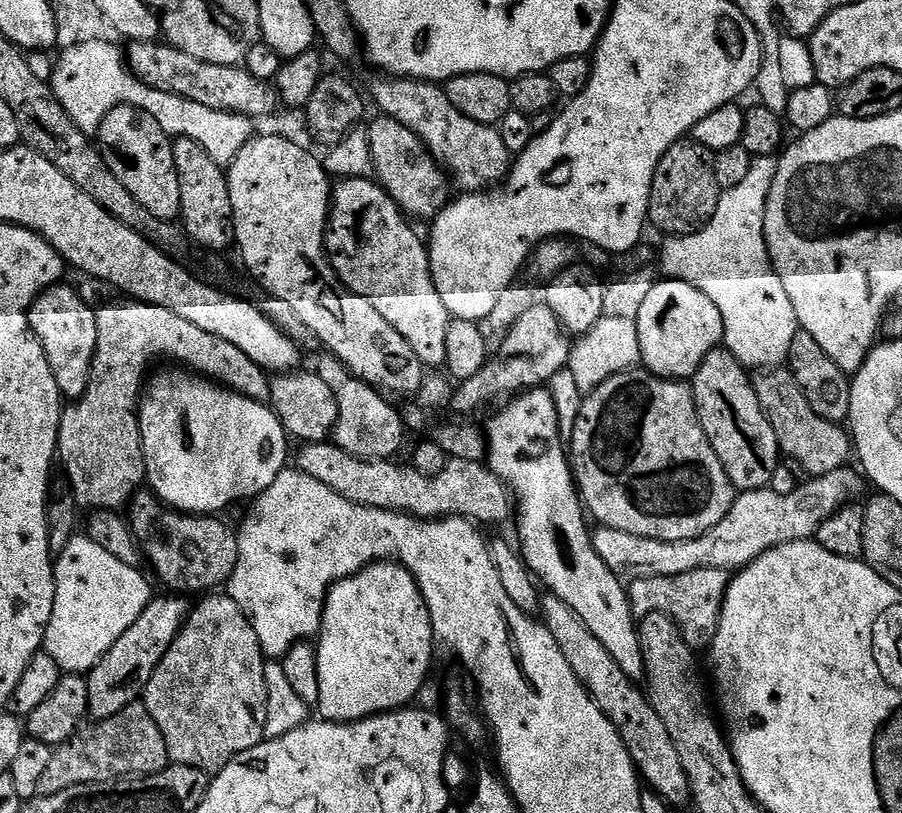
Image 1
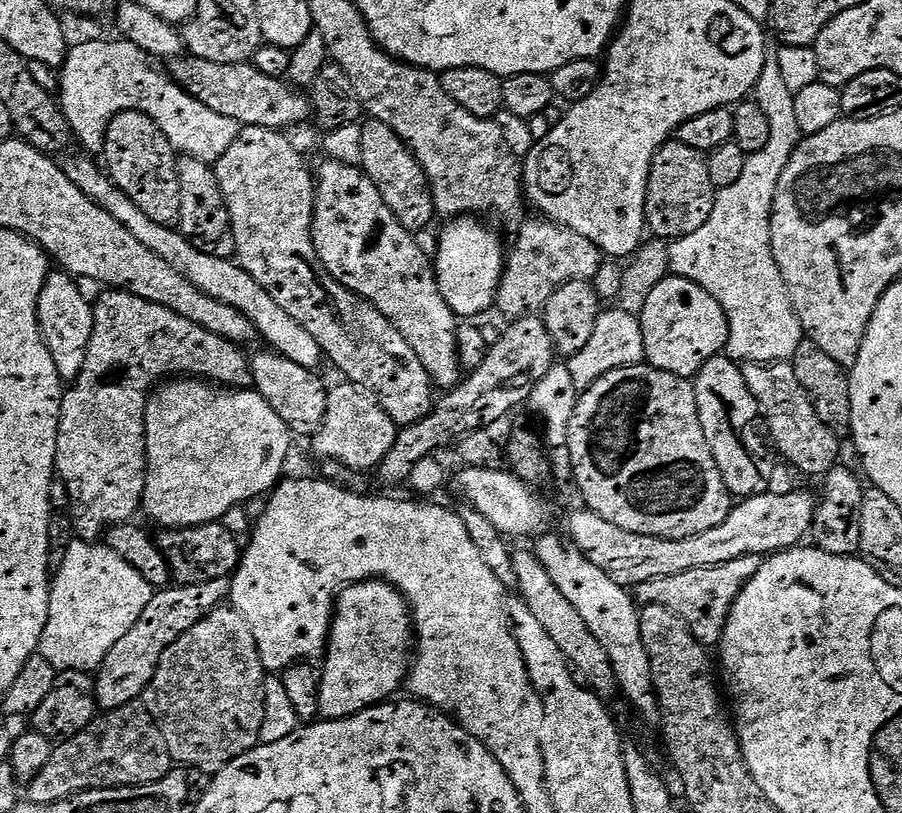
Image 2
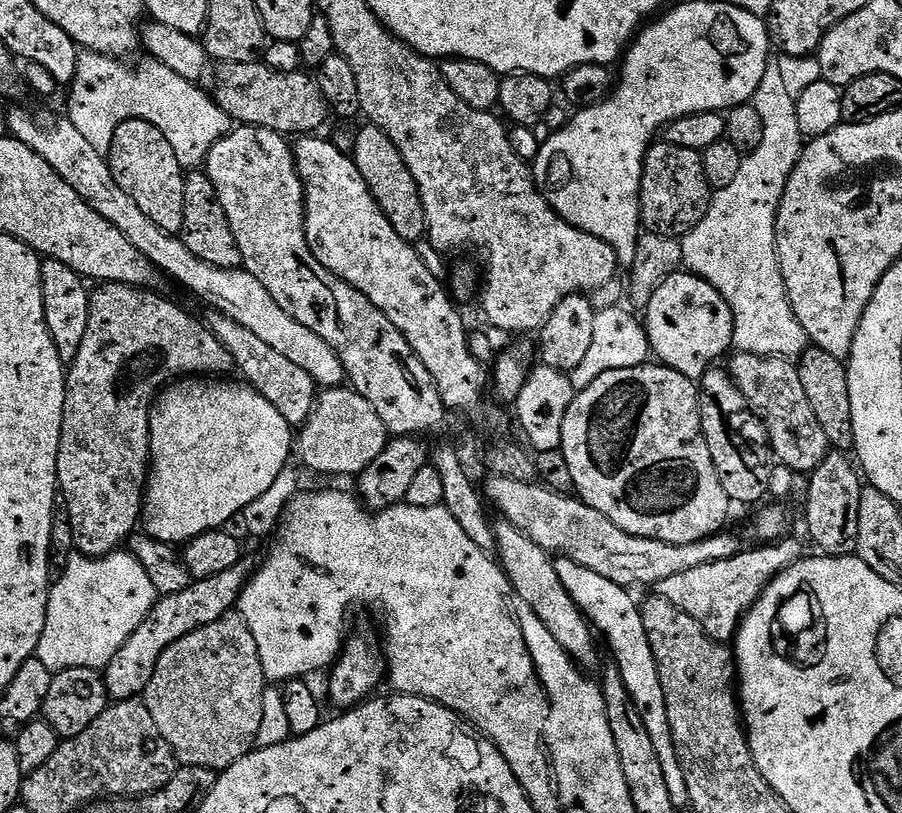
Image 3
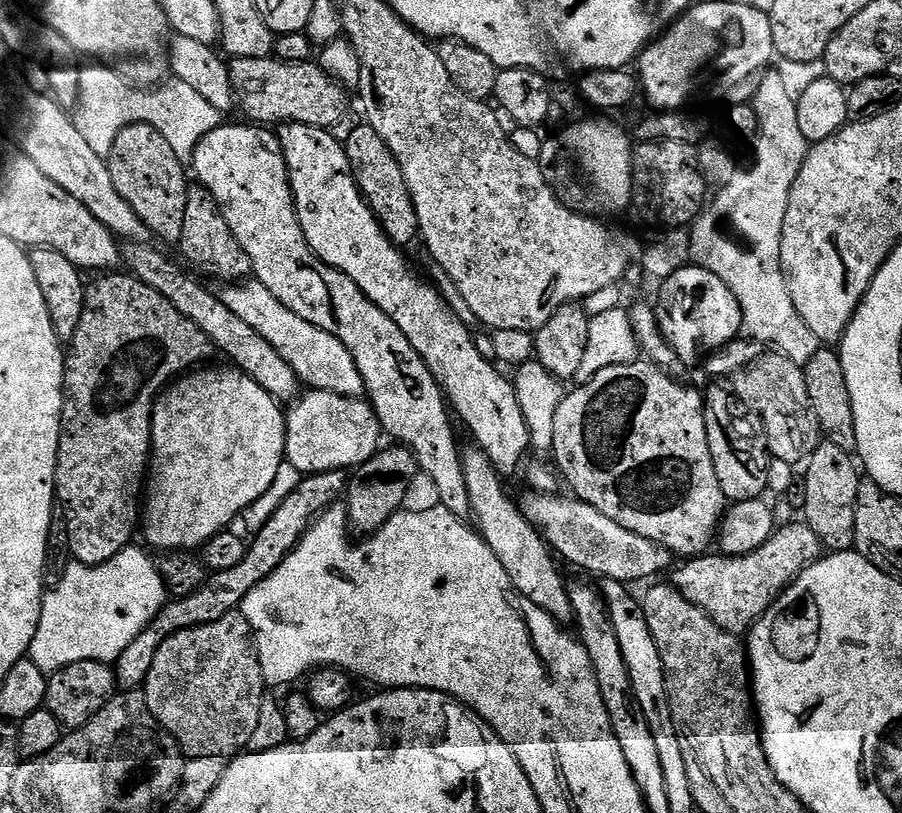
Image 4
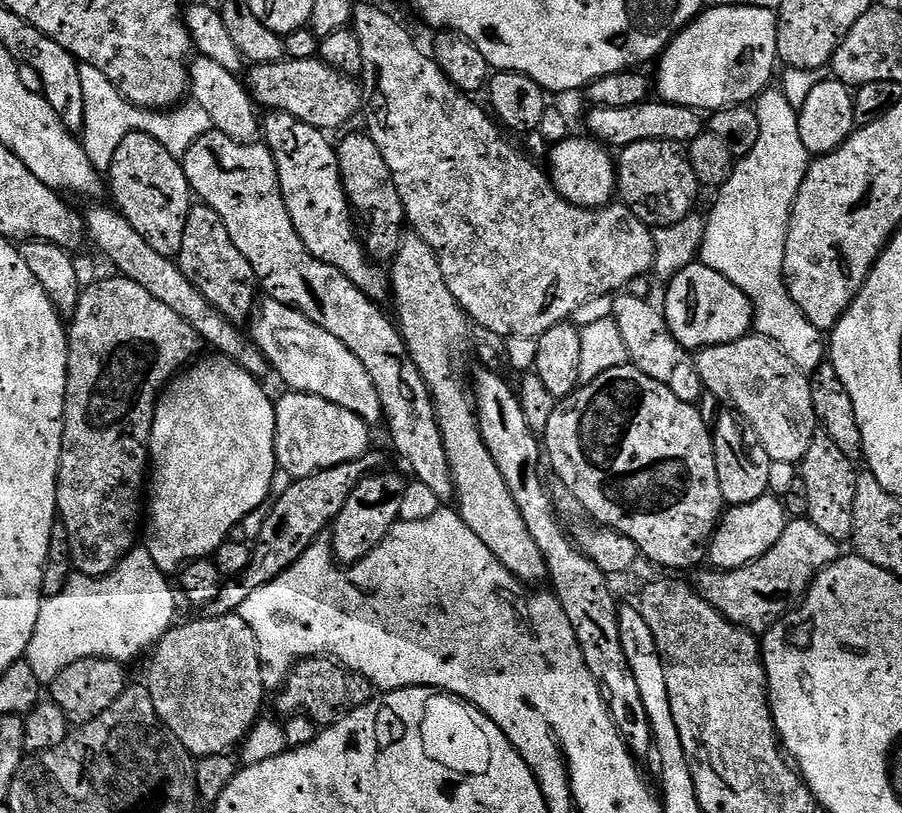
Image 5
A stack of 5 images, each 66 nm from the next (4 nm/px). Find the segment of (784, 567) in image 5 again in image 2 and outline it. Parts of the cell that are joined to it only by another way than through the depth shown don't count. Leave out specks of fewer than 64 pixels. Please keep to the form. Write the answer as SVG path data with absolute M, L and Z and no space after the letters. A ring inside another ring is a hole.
M761 557L734 558L722 566L706 566L702 570L686 570L686 574L670 574L670 578L654 578L650 582L635 585L634 599L637 605L661 604L673 608L690 625L698 642L705 646L719 645L730 618L730 610L740 591L758 574Z

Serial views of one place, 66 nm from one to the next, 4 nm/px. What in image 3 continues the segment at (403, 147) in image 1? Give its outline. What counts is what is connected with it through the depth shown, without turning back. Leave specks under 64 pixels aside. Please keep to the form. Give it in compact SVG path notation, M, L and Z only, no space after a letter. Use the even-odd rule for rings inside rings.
M365 123L365 128L360 133L355 133L352 141L351 158L366 178L366 186L370 186L370 194L374 194L374 202L390 218L390 226L402 234L406 242L416 244L425 239L428 227L426 226L426 210L422 206L422 198L418 194L418 186L394 142L377 124Z

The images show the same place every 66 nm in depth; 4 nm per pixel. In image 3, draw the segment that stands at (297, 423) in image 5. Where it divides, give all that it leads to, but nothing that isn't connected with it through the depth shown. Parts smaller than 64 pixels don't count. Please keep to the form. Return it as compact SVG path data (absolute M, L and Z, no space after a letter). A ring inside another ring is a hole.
M348 386L325 388L317 395L308 420L299 429L298 456L300 452L301 462L312 472L325 472L328 476L356 478L359 477L362 470L366 470L366 466L370 466L370 462L374 462L374 458L378 458L378 454L382 454L389 439L390 434L386 430L382 418L378 418L378 410L374 410L374 406L370 406L370 402L366 402L366 398L362 398L362 394L358 394Z

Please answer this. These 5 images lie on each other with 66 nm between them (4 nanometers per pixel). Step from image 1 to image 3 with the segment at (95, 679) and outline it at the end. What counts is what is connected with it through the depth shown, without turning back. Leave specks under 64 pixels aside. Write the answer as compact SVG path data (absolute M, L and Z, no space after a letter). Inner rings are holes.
M242 558L230 566L230 570L222 570L222 574L214 574L205 580L193 579L192 585L186 590L159 597L150 614L146 614L142 626L138 626L138 630L126 638L122 650L118 650L118 654L114 654L114 658L110 658L102 670L109 701L143 697L146 686L150 686L150 678L154 678L154 666L158 666L158 658L162 658L162 654L166 654L166 650L174 646L178 638L194 634L194 630L210 626L210 622L218 622L218 618L229 615L239 605L244 587L252 579L257 567L257 561Z

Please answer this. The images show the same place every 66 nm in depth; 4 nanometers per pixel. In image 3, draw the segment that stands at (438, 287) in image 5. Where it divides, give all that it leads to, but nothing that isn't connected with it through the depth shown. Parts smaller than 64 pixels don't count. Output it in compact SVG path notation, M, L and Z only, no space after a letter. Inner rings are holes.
M497 519L494 527L495 555L498 557L500 567L504 569L510 586L514 586L518 598L522 598L522 602L526 602L526 606L530 606L530 610L538 614L538 622L542 622L542 626L546 626L546 630L554 634L558 646L562 646L562 650L566 650L566 654L571 656L581 669L589 670L588 668L596 667L599 669L600 652L596 649L597 637L594 635L594 629L585 618L584 611L574 602L574 598L570 598L566 586L562 586L562 578L558 578L556 560L546 549L538 546L538 542L526 538L526 534L522 534L522 530L515 528L509 520Z

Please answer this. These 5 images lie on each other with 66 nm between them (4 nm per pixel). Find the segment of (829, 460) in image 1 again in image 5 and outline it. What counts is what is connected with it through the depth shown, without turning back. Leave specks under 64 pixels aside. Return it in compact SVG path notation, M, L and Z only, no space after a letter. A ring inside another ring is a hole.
M749 334L747 336L743 336L741 340L735 340L734 342L726 342L725 344L715 344L714 346L710 346L709 348L701 348L699 349L699 351L695 353L695 358L696 358L696 365L698 366L698 374L702 378L702 382L704 383L705 389L707 389L709 393L713 392L713 394L716 395L717 398L720 399L722 403L724 403L724 406L727 406L729 409L735 410L737 413L739 413L739 415L743 417L743 419L747 421L747 423L750 425L750 428L751 428L750 423L752 423L753 429L751 428L751 431L754 433L754 436L755 436L754 431L756 431L756 436L758 439L760 439L760 444L761 444L761 445L759 444L759 447L762 449L764 455L768 457L769 461L790 462L791 464L794 464L794 465L799 465L801 461L803 461L804 455L806 454L806 450L810 450L810 446L812 445L812 443L814 442L814 438L818 434L818 421L817 421L815 410L814 410L814 402L811 401L812 386L811 386L809 377L805 374L805 372L803 372L803 370L801 370L798 366L794 366L794 362L790 362L790 358L786 358L786 354L782 351L781 348L779 348L779 346L777 346L775 342L773 342L772 340L767 340L765 336Z

